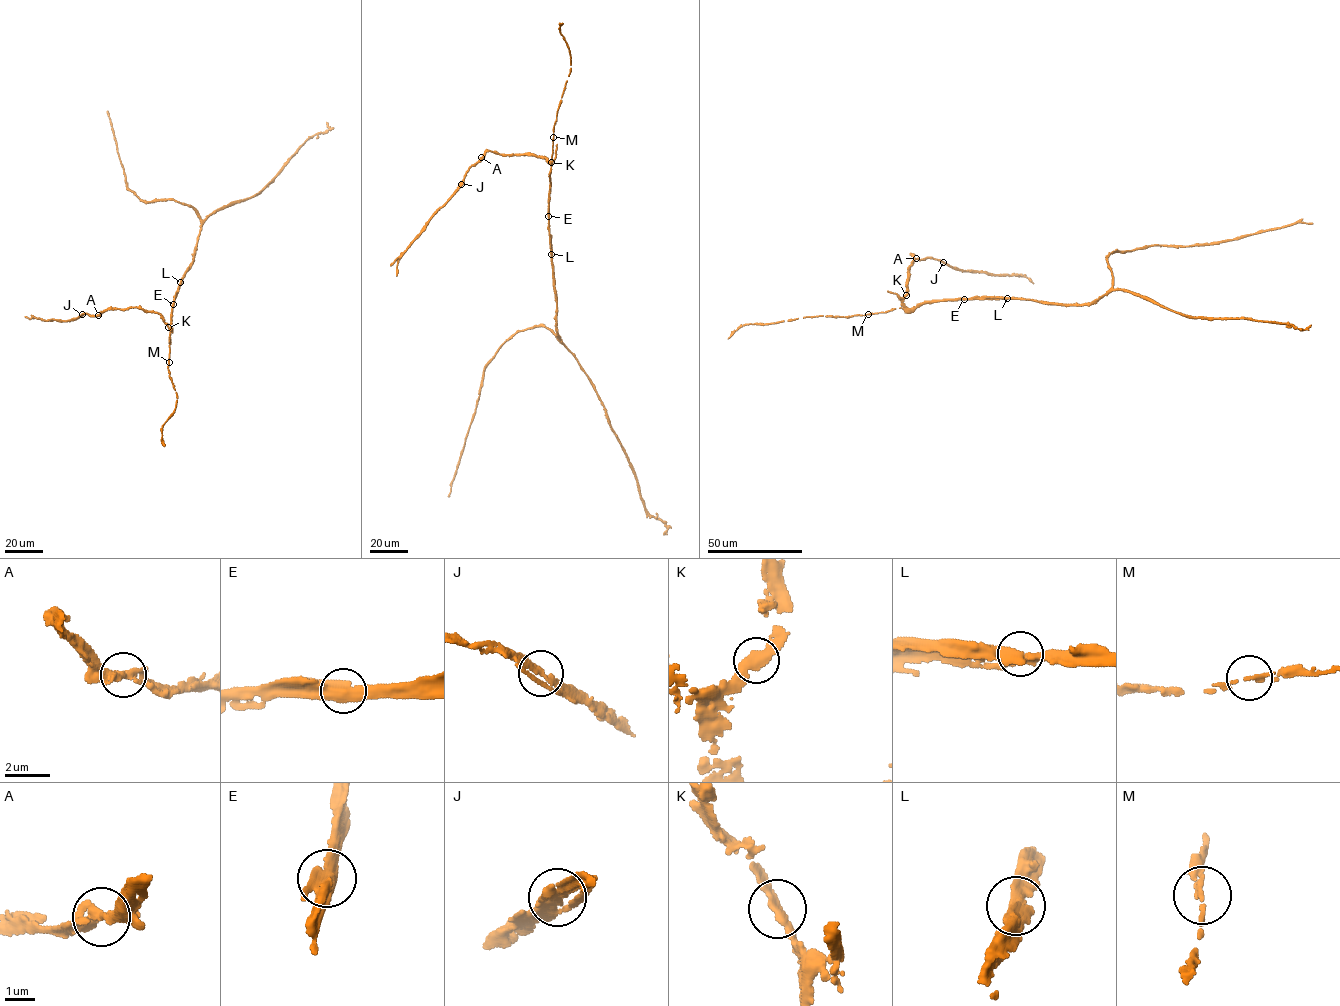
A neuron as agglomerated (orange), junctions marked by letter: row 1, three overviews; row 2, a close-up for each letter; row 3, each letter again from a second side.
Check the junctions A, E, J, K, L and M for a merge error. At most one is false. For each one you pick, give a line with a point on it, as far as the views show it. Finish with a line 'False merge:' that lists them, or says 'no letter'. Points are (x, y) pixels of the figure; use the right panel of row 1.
False merge: no letter

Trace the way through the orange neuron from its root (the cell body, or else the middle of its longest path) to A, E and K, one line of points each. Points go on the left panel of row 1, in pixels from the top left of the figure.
A: (184, 276), (173, 305), (169, 338), (170, 330), (158, 313), (128, 307), (107, 309), (98, 315)
E: (184, 276), (173, 304)
K: (184, 276), (173, 305), (169, 338), (168, 327)

